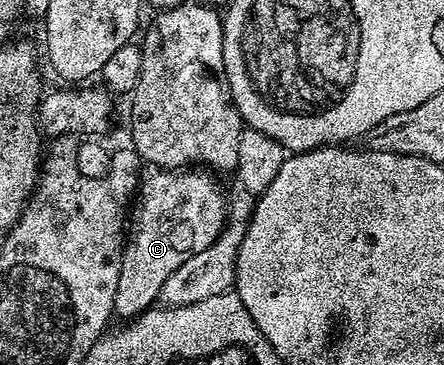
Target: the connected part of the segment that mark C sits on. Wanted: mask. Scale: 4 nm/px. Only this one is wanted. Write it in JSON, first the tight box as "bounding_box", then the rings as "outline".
{"bounding_box":[113,168,229,319],"outline":[[[206,168],[160,169],[152,174],[152,177],[142,178],[129,213],[129,232],[125,237],[121,275],[117,279],[117,295],[113,295],[116,318],[134,319],[152,308],[159,300],[159,292],[165,279],[195,252],[209,247],[222,232],[229,217],[223,189]]]}

